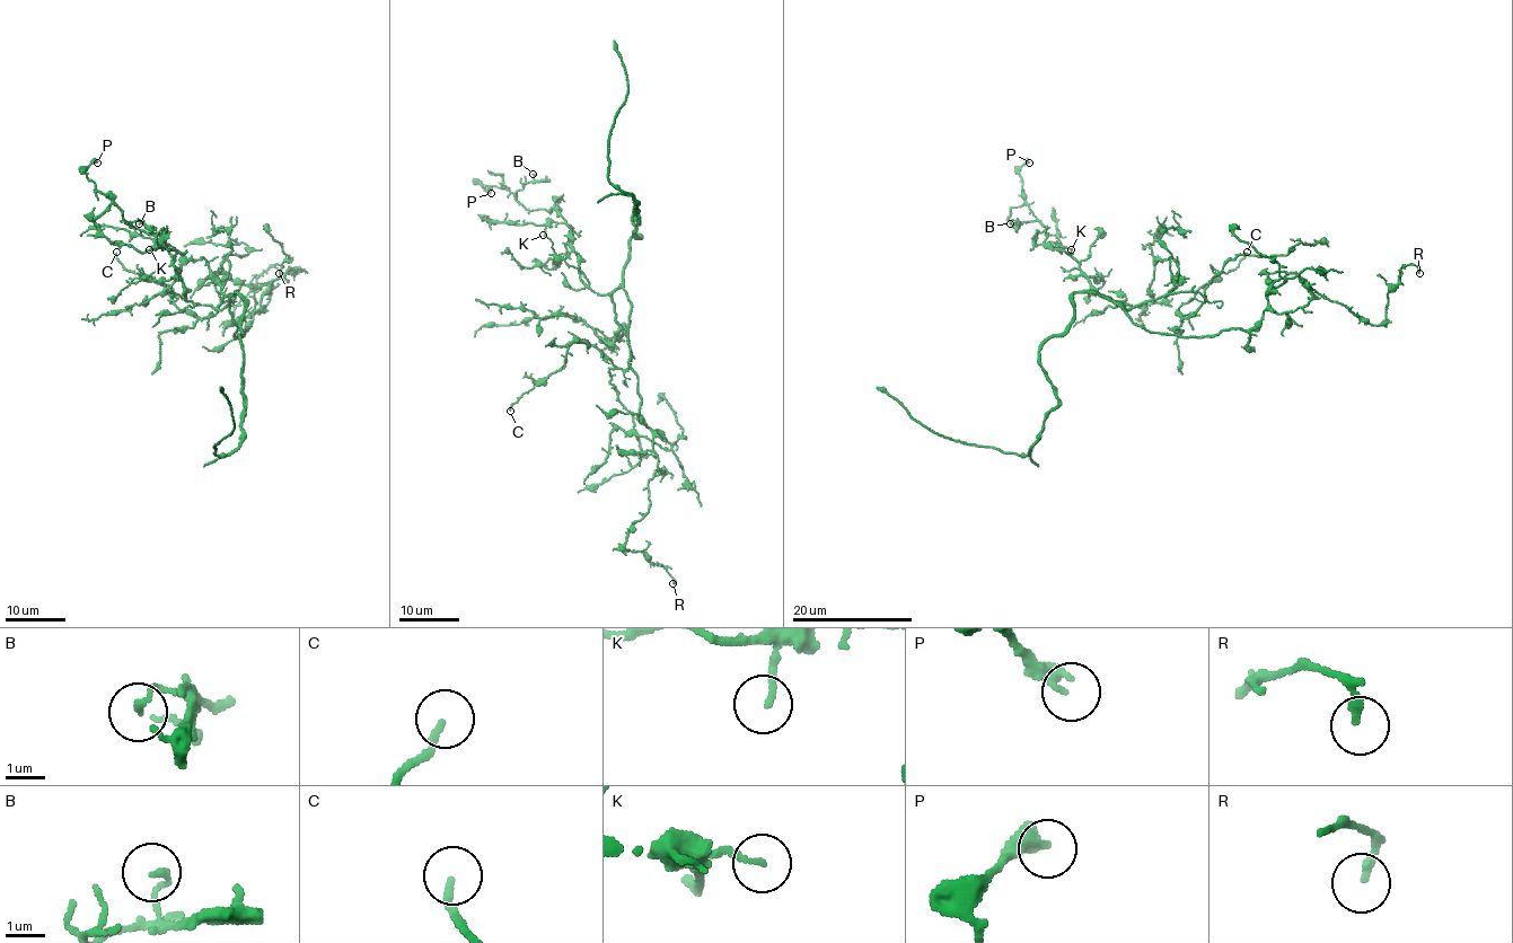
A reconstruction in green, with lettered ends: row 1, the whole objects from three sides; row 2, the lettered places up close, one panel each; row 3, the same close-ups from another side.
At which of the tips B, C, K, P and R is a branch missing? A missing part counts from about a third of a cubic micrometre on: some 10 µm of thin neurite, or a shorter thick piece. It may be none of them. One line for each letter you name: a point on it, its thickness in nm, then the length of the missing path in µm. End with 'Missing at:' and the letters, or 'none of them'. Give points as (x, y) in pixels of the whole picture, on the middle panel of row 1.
Missing at: none of them

